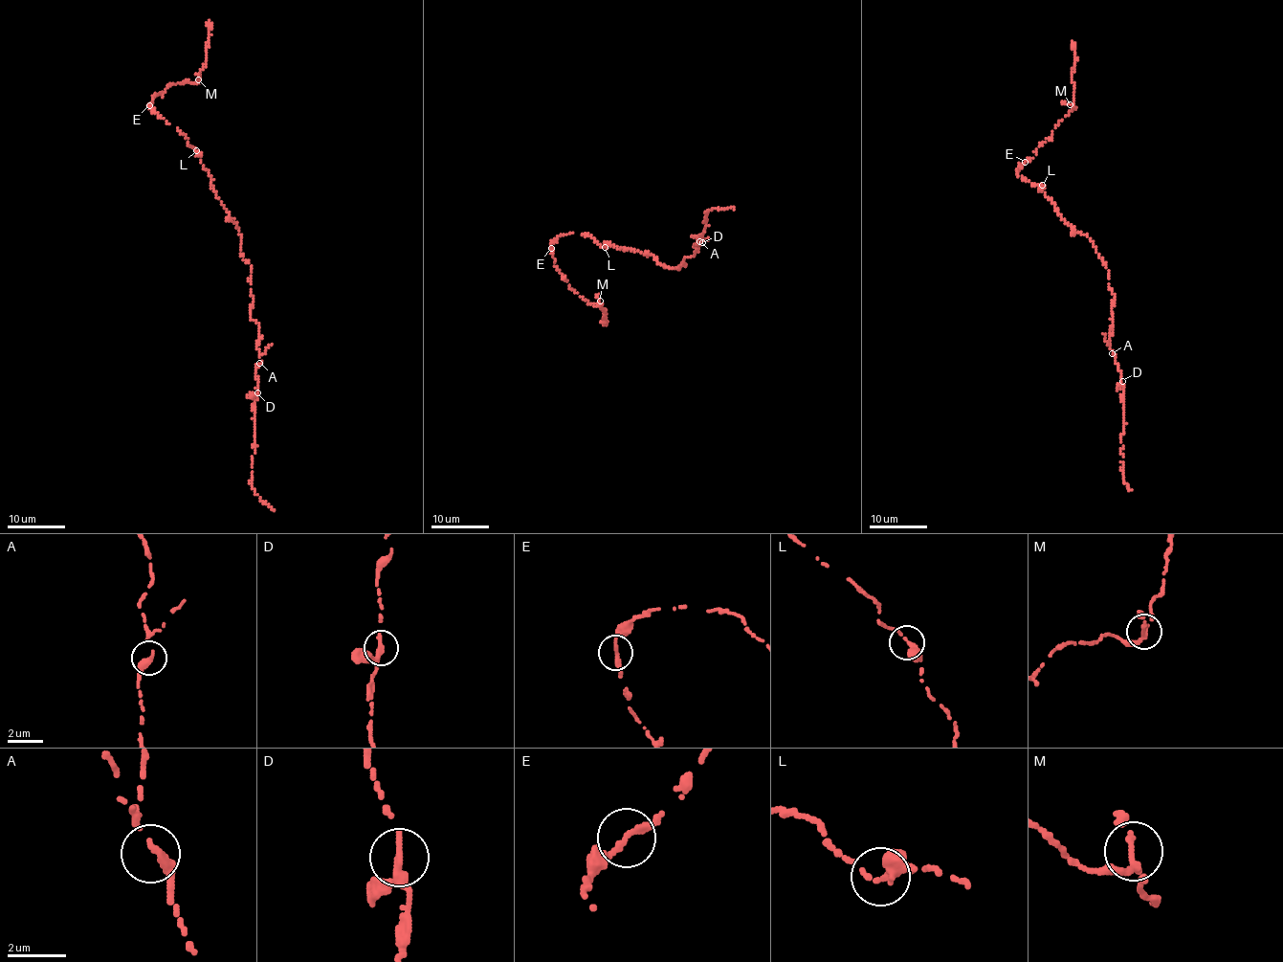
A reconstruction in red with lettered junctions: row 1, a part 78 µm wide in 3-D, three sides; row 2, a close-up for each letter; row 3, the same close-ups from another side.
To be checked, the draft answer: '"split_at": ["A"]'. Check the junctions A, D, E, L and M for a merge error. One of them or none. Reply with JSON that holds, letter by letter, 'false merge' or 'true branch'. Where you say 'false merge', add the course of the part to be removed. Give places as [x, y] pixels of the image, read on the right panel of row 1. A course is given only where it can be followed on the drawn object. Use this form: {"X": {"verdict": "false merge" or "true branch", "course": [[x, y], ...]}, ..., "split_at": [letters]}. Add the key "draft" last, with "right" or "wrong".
{"A": {"verdict": "true branch"}, "D": {"verdict": "true branch"}, "E": {"verdict": "true branch"}, "L": {"verdict": "true branch"}, "M": {"verdict": "true branch"}, "split_at": [], "draft": "wrong"}

